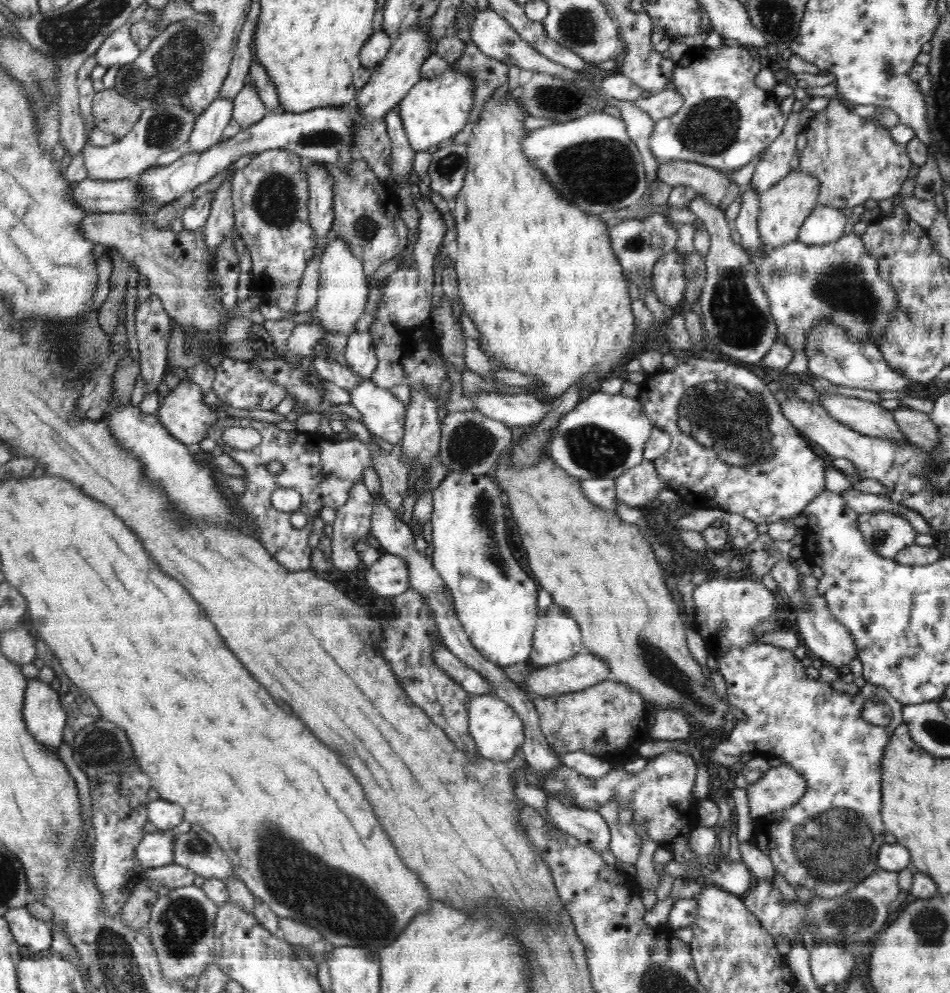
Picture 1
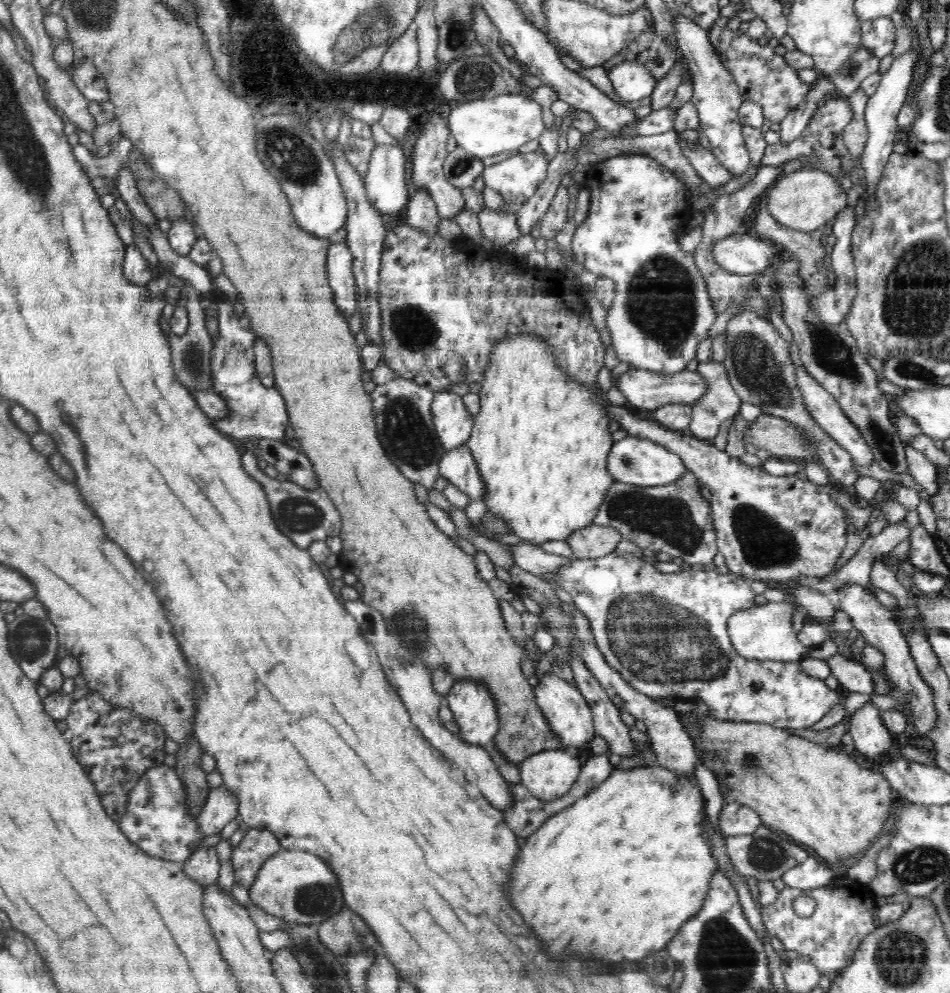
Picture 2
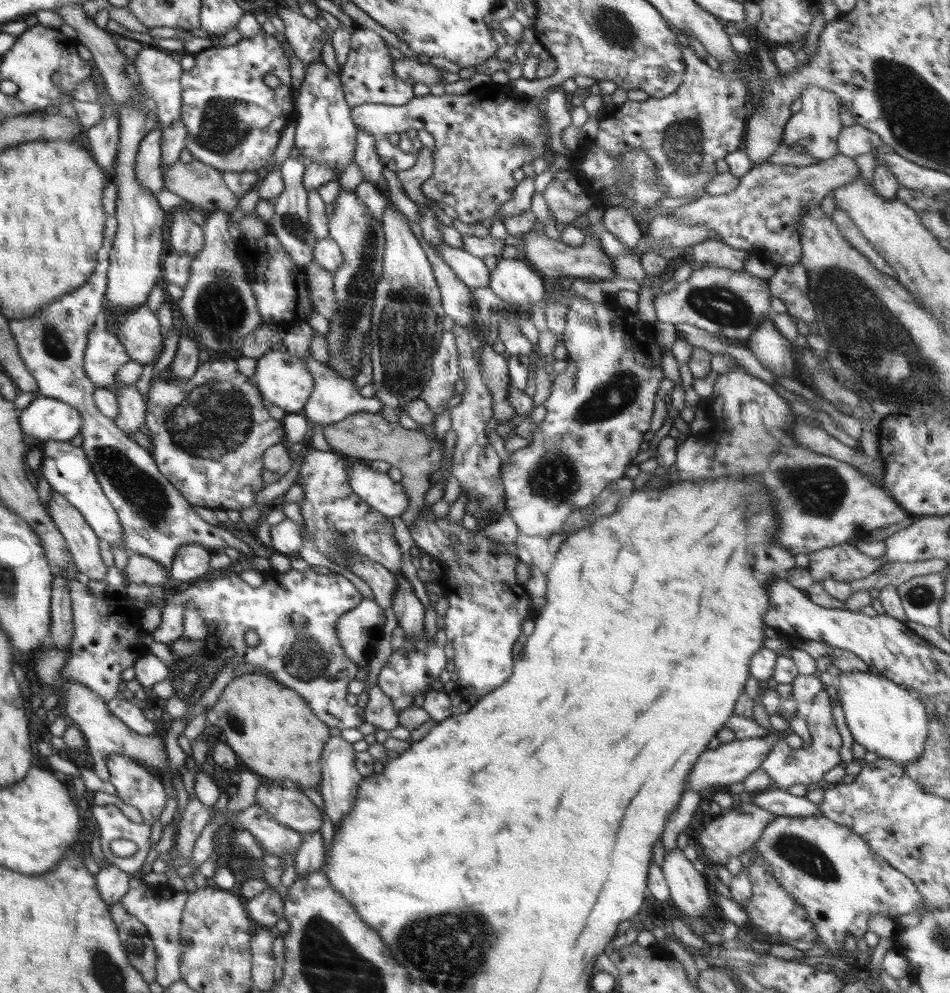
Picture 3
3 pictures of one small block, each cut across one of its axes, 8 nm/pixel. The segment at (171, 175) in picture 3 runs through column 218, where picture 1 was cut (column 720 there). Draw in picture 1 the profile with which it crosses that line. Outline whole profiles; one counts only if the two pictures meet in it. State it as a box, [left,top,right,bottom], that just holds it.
[658,160,740,211]

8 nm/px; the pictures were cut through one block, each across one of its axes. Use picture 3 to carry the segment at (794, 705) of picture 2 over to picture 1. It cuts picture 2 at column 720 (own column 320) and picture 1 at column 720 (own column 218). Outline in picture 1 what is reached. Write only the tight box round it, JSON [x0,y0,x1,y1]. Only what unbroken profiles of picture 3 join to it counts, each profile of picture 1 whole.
[668,577,904,951]

